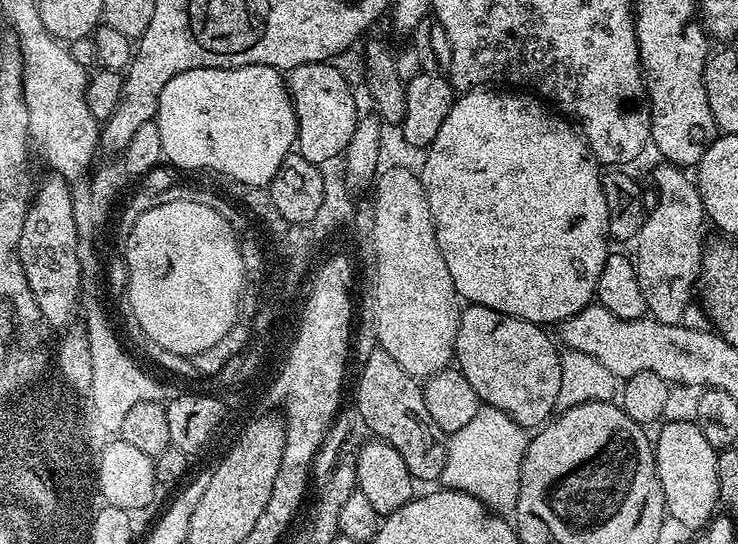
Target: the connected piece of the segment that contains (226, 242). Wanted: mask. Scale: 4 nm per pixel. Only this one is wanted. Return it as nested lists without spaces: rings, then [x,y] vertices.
[[[167,204],[165,210],[157,210],[156,212],[148,212],[145,215],[145,220],[139,221],[136,224],[136,233],[130,237],[130,304],[136,308],[136,317],[138,317],[138,323],[142,326],[142,330],[148,335],[154,342],[158,344],[163,350],[172,351],[176,355],[182,356],[197,356],[202,350],[210,350],[210,346],[214,346],[214,342],[218,342],[218,338],[222,338],[222,334],[226,334],[226,330],[230,330],[232,326],[232,312],[236,312],[236,291],[240,289],[240,256],[236,256],[236,247],[232,244],[232,237],[227,236],[226,229],[218,222],[218,218],[212,216],[212,212],[208,208],[200,208],[200,204]]]

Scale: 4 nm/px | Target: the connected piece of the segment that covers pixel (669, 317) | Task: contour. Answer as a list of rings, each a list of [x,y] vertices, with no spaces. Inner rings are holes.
[[[660,162],[655,168],[652,176],[656,186],[656,207],[651,207],[645,215],[634,241],[634,263],[645,309],[653,319],[663,324],[683,321],[685,311],[692,302],[690,298],[694,296],[706,247],[706,217],[700,192],[695,181],[683,172],[681,167],[667,162]]]

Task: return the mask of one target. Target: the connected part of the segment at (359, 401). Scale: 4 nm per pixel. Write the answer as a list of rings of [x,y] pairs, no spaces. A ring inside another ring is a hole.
[[[372,350],[366,356],[356,384],[356,412],[361,422],[373,432],[375,439],[388,443],[402,456],[414,481],[439,481],[446,466],[448,441],[438,422],[430,418],[430,410],[426,410],[421,381],[402,370],[386,352]]]

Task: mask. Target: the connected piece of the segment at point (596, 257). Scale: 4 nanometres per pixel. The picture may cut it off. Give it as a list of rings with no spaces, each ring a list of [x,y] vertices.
[[[468,90],[457,95],[450,114],[446,114],[446,122],[442,122],[438,130],[438,138],[434,138],[427,151],[425,168],[421,170],[419,178],[430,202],[430,214],[434,222],[438,250],[442,250],[442,262],[446,262],[446,270],[450,270],[456,295],[461,301],[486,306],[490,310],[498,310],[507,316],[541,326],[559,325],[593,303],[598,274],[602,274],[602,266],[610,255],[606,194],[601,165],[588,151],[588,144],[583,136],[567,119],[561,118],[535,95],[525,94],[520,90]]]

